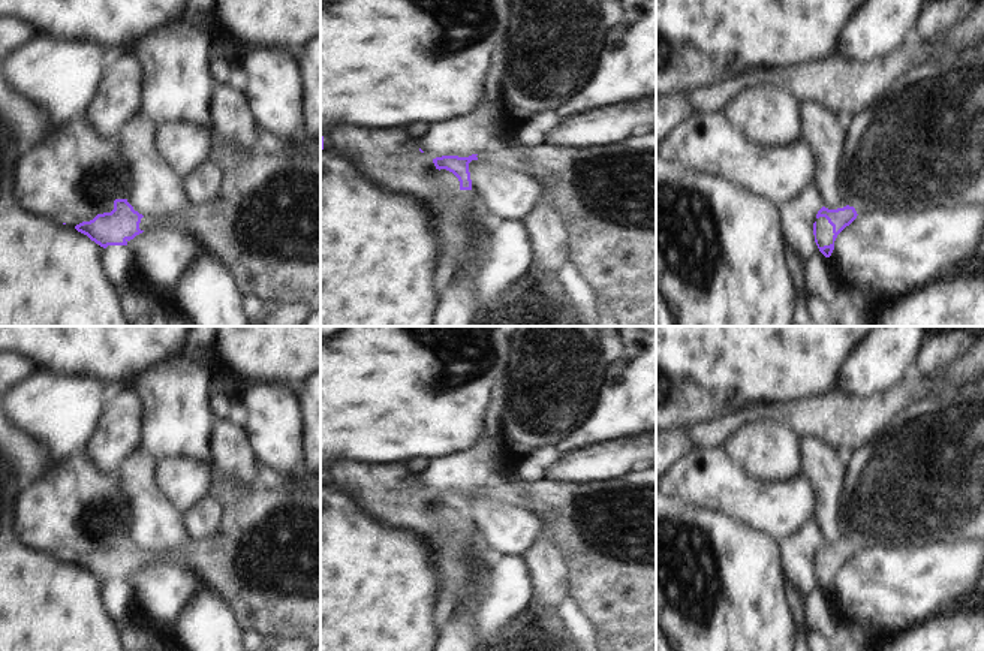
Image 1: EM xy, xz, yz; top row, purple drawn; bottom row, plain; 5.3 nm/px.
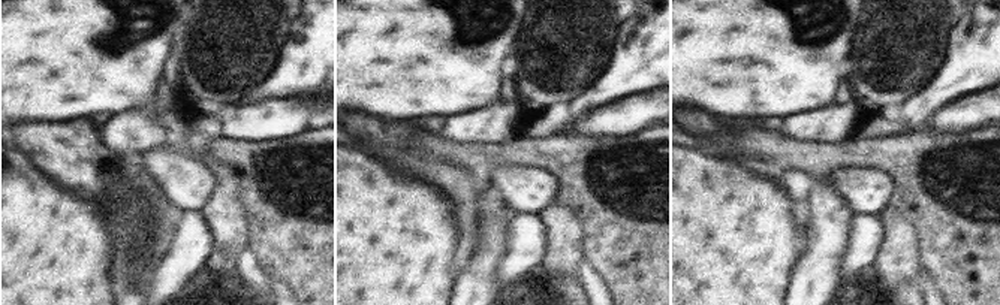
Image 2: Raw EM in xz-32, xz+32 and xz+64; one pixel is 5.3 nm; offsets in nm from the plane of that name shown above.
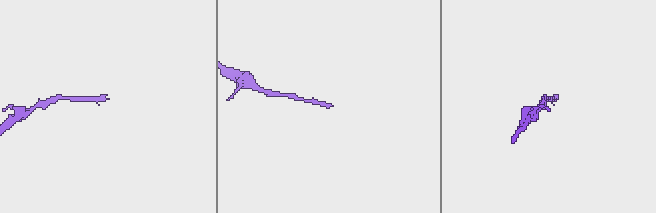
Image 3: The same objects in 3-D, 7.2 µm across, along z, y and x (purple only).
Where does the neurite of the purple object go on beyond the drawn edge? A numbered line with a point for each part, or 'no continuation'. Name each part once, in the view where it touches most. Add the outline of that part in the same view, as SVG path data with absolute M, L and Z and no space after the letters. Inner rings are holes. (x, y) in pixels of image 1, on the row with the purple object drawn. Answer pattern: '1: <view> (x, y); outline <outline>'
1: yz (824, 231); outline M825 217L816 218L816 239L819 247L833 244L833 226Z

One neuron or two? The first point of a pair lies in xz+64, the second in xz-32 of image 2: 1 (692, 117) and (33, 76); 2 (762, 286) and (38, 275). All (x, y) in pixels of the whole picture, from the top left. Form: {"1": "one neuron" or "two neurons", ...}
{"1": "two neurons", "2": "one neuron"}

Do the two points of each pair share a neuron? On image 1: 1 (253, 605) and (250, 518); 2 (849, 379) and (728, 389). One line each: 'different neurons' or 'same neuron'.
1: same neuron
2: different neurons

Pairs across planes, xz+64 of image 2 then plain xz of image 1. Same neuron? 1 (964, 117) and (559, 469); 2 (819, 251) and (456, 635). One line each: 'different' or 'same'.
1: same
2: same

